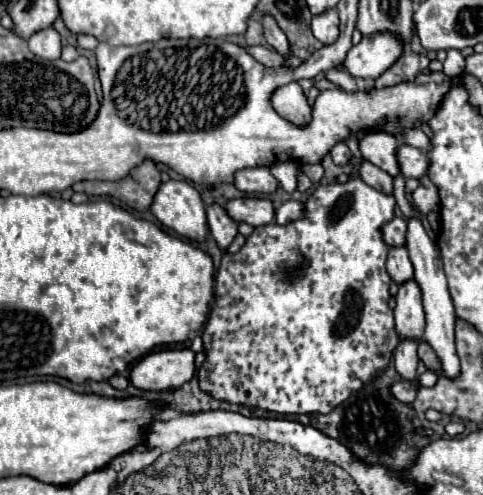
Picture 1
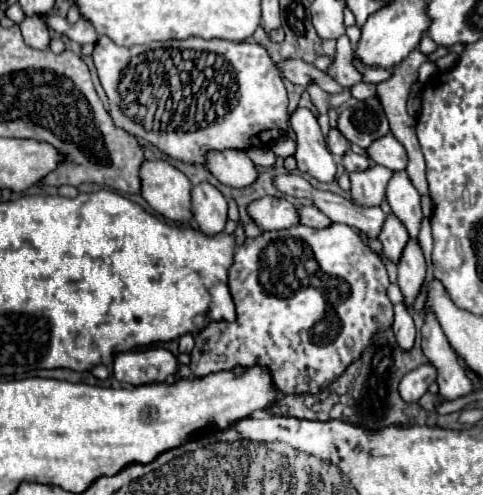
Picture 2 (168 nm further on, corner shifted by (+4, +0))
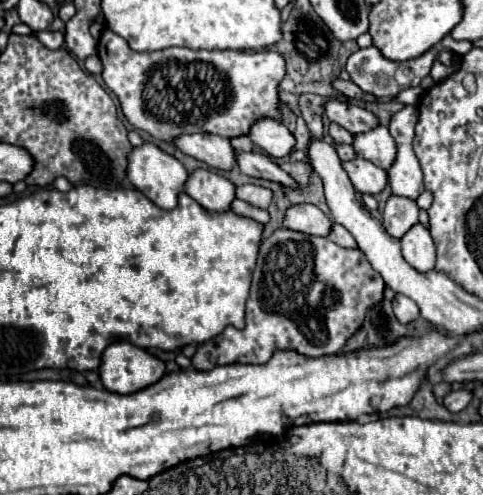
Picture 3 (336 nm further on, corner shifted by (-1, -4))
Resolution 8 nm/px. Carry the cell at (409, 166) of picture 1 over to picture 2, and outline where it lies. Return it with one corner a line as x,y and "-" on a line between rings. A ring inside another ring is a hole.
386,134
378,140
374,140
374,144
370,144
370,148
366,148
366,156
380,166
386,166
390,170
404,170
406,168
406,150
402,148
402,144
398,144
398,140
394,140
392,134

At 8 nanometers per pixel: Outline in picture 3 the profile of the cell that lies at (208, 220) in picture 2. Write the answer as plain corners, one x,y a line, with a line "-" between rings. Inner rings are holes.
199,168
189,176
185,192
199,206
217,214
231,210
231,202
235,200
235,186
227,178
205,168

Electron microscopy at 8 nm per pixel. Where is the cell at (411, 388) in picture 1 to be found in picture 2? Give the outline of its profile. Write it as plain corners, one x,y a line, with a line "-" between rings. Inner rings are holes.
424,364
412,372
408,372
400,382
400,396
406,402
418,402
426,392
428,386
436,380
438,372
432,364

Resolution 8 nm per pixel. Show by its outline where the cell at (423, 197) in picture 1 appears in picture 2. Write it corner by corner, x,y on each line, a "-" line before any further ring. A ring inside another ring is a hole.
439,46
437,50
429,56
422,54
420,50
414,50
414,52
410,52
410,56
404,58
398,66
394,66
394,74
392,74
390,80
380,82
380,84
376,86
376,90
378,90
378,100
382,102
384,114
386,114
388,122
390,122
390,132
392,132
394,138
406,148
406,154
408,154
408,166
406,166
406,170
408,170
408,176
410,176
412,184
416,186
416,190
418,190
420,194
426,194
426,192
428,192
428,182
426,182
426,174
424,174
424,168
426,168
426,166
424,166
424,156
422,156
422,150
420,150
416,132
414,132
414,120
412,120
412,118
408,116
408,112
406,112
406,100
408,100
408,94
410,94
410,86
412,86
412,84
416,82
416,78
418,78
418,68
420,68
420,64
424,64
427,60
435,62
438,58
448,54
448,52
449,48
445,46

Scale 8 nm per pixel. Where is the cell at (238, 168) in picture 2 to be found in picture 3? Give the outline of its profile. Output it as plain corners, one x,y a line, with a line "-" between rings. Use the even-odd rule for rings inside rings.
211,134
179,136
179,140
175,140
175,146
181,152
205,162
209,168
215,168
215,170
231,172
237,166
235,150
231,142
221,136
211,136

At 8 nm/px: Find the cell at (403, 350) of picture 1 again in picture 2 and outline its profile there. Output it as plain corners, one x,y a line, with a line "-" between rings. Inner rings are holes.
404,302
394,304
394,324
392,324
392,330
396,334
398,346
402,350
410,350
412,344
414,344
416,330
414,330
412,314
410,314
410,310
408,310
408,306

